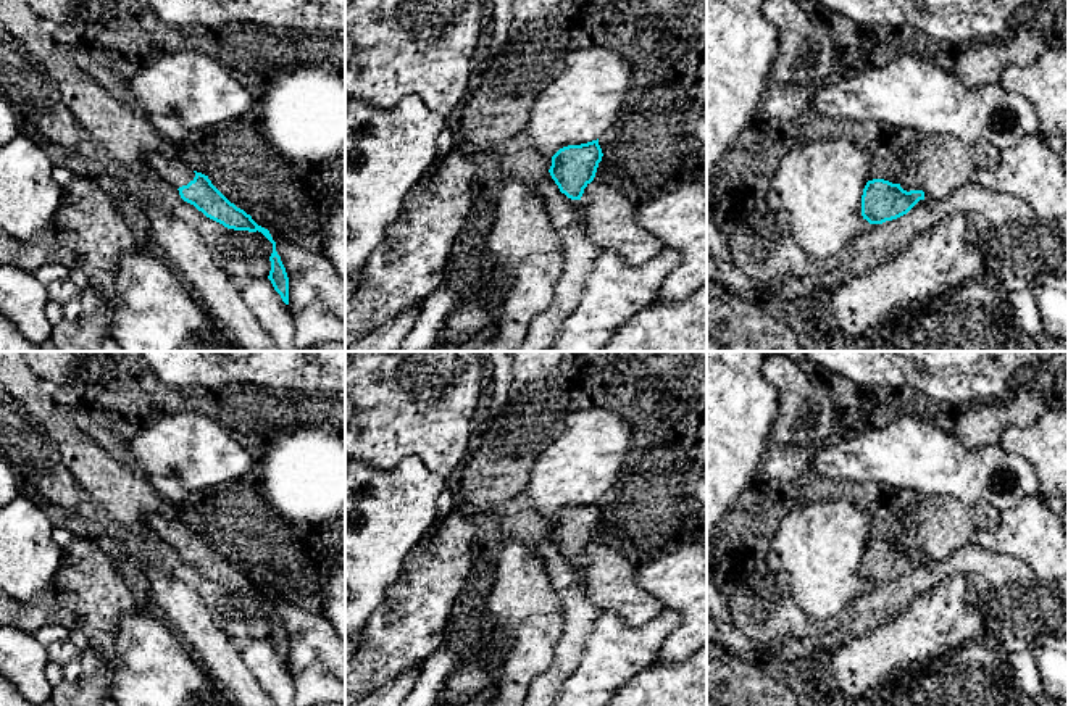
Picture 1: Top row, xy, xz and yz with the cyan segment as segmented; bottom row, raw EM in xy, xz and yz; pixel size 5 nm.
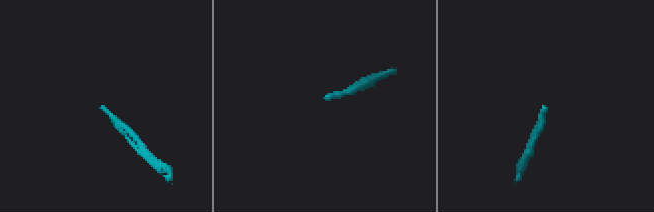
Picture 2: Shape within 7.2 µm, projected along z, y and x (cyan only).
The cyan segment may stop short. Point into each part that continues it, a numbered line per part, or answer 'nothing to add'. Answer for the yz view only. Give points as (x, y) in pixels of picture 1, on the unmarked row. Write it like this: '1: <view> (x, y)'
nothing to add

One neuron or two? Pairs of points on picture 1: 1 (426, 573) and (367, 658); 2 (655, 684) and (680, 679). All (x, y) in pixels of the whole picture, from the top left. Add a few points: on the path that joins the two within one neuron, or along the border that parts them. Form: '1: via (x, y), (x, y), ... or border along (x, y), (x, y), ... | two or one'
1: via (425, 593), (417, 608), (387, 637) | one
2: via (662, 684), (673, 684) | one

